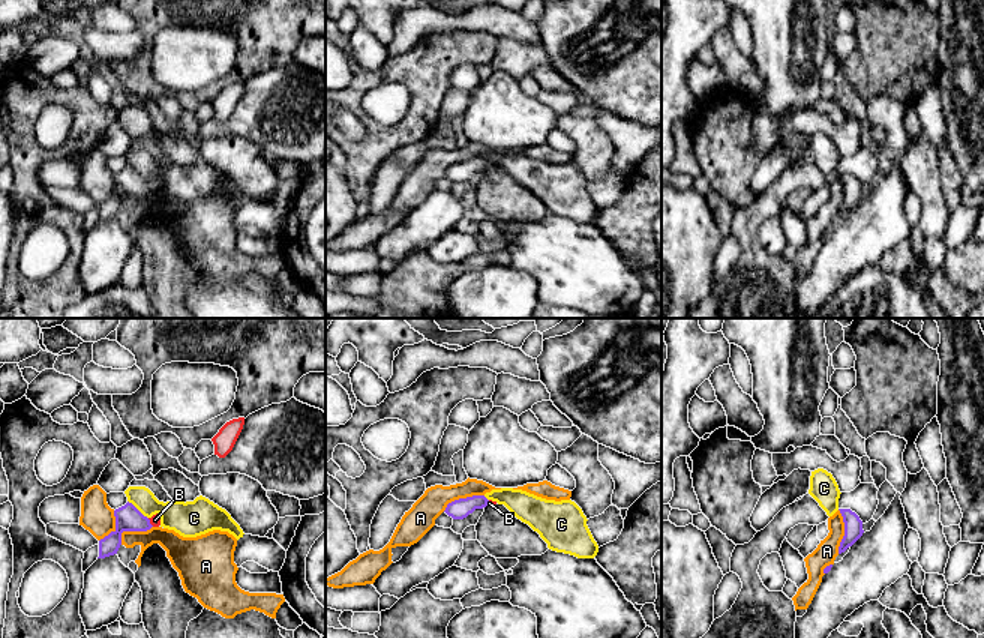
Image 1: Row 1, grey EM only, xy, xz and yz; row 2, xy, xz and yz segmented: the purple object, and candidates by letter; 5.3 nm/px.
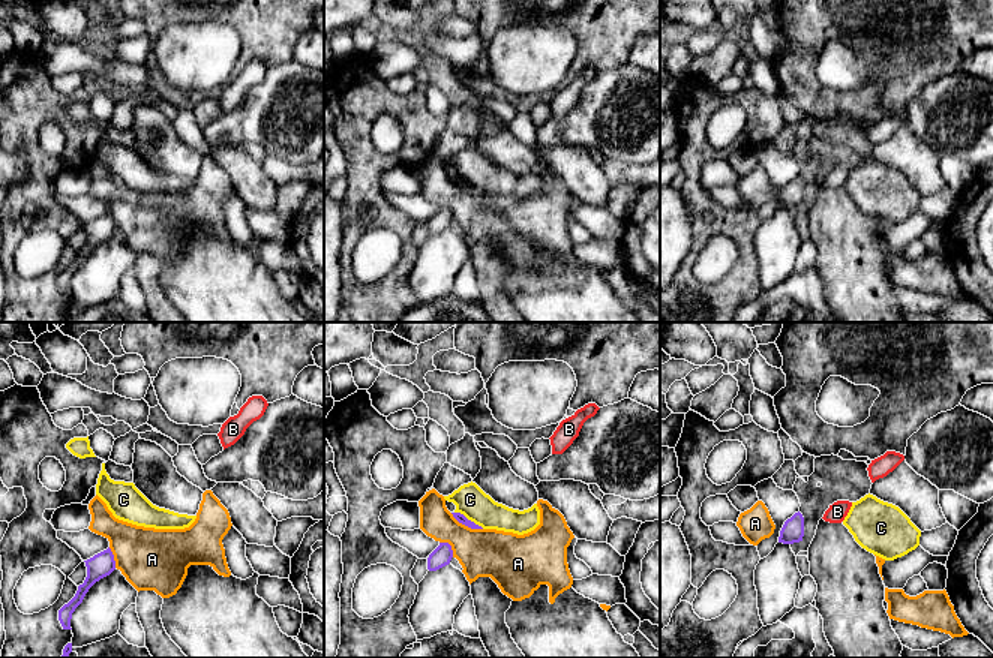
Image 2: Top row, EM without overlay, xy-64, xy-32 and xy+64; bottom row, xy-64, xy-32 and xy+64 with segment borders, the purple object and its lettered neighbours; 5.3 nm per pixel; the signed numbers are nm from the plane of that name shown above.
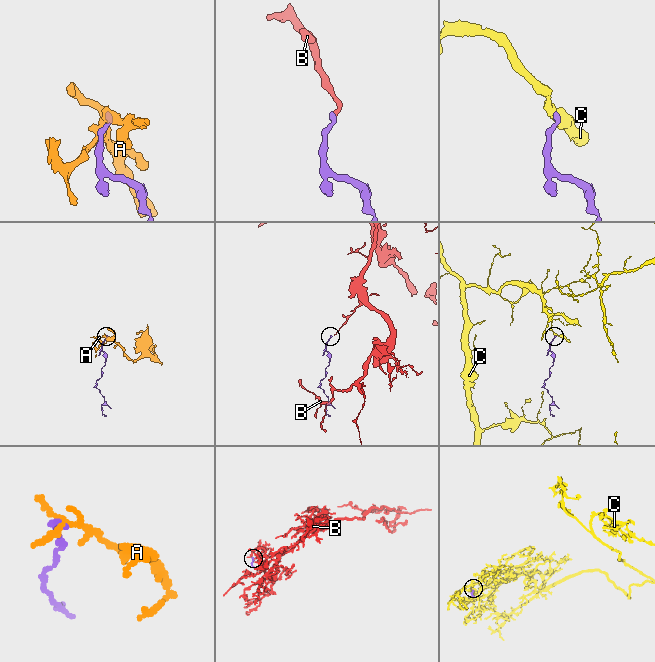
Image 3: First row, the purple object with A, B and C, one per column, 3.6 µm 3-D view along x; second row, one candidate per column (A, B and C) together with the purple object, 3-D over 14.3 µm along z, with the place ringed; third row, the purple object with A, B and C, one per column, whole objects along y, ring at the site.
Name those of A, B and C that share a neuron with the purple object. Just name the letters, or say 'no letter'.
B

